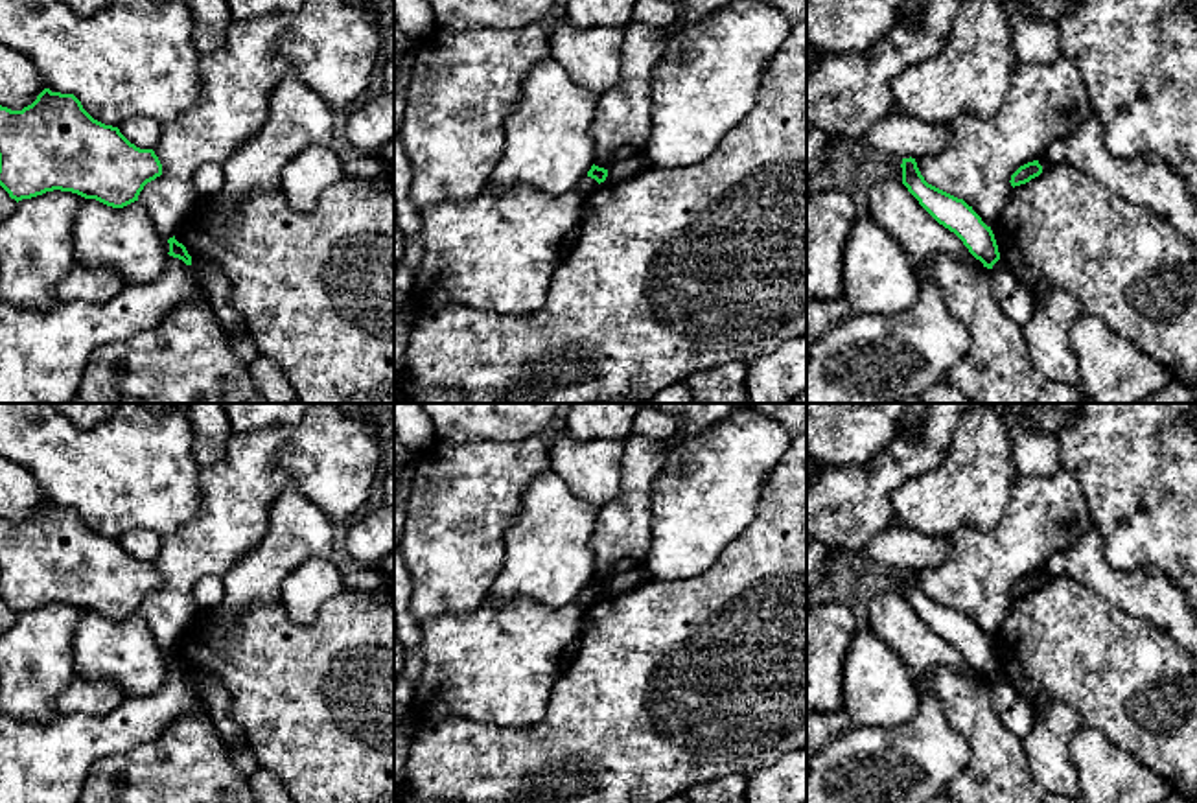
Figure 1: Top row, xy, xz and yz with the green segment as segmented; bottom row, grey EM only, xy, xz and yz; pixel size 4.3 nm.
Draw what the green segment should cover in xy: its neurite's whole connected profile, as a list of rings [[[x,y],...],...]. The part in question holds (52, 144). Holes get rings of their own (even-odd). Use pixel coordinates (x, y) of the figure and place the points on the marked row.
[[[44,88],[22,111],[0,105],[0,186],[17,203],[61,190],[123,208],[160,175],[162,164],[153,149],[140,149],[118,127],[94,120],[74,94]]]

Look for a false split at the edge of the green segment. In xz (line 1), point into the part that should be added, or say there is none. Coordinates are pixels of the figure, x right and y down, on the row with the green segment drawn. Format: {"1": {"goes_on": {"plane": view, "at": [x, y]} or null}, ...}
{"1": {"goes_on": null}}

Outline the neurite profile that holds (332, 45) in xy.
[[[304,0],[296,13],[258,20],[232,20],[221,48],[199,61],[199,98],[175,120],[164,122],[155,155],[162,175],[147,182],[138,203],[164,239],[199,201],[193,173],[204,162],[225,164],[261,131],[269,116],[273,88],[289,74],[302,77],[333,111],[350,109],[365,96],[372,68],[381,53],[381,33],[368,0]]]

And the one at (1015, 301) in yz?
[[[998,260],[989,274],[996,302],[1013,322],[1022,326],[1035,308],[1029,291],[1020,285],[1004,260]]]

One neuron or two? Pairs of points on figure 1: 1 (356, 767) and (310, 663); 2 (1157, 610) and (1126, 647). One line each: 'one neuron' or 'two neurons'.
1: one neuron
2: two neurons

